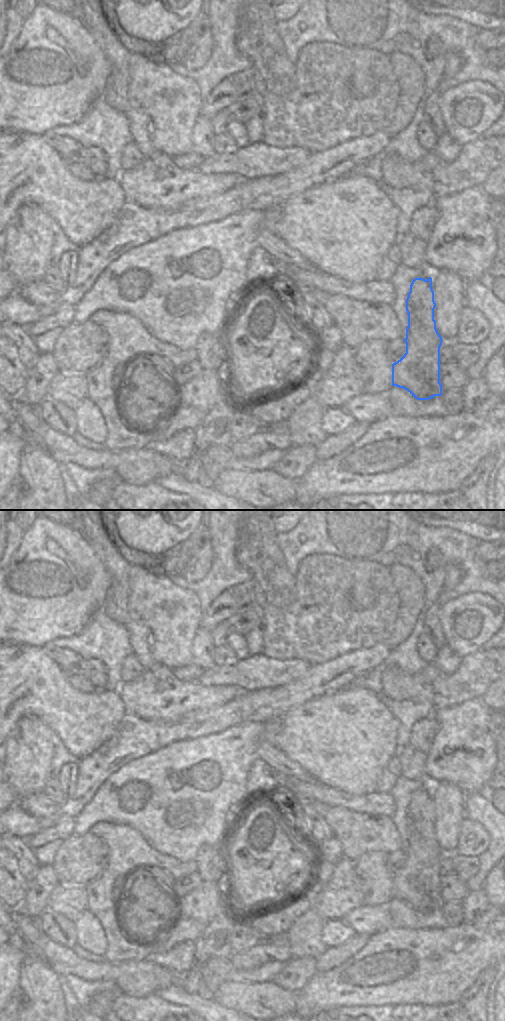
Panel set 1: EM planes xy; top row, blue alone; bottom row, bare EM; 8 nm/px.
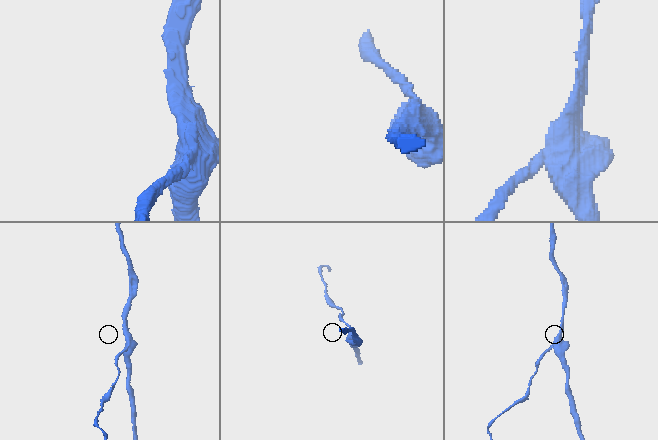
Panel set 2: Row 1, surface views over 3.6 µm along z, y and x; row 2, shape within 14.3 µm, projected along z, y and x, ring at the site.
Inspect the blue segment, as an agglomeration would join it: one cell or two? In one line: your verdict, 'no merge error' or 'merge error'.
merge error

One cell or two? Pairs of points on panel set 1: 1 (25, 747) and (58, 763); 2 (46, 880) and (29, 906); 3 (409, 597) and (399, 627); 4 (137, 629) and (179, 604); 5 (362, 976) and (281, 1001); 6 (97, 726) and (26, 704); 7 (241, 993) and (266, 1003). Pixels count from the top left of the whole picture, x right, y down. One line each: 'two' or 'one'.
1: two
2: one
3: one
4: one
5: two
6: one
7: one

